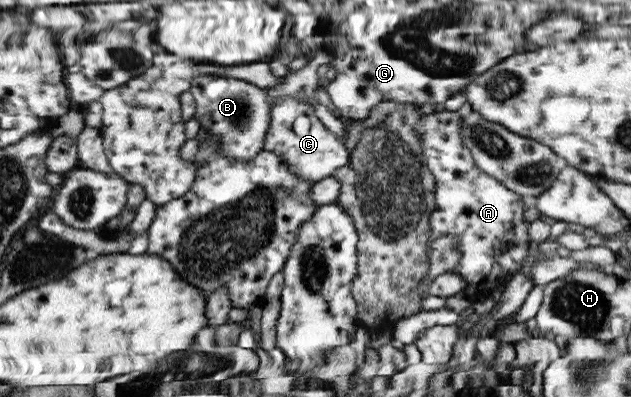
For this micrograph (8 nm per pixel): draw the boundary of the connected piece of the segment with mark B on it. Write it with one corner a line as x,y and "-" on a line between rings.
209,74
193,77
188,91
195,103
194,120
199,122
201,130
206,132
208,137
219,136
216,152
220,155
215,154
215,157
229,156
237,160
251,160
263,149
265,133
270,123
270,108
272,107
272,98
265,89
241,79

